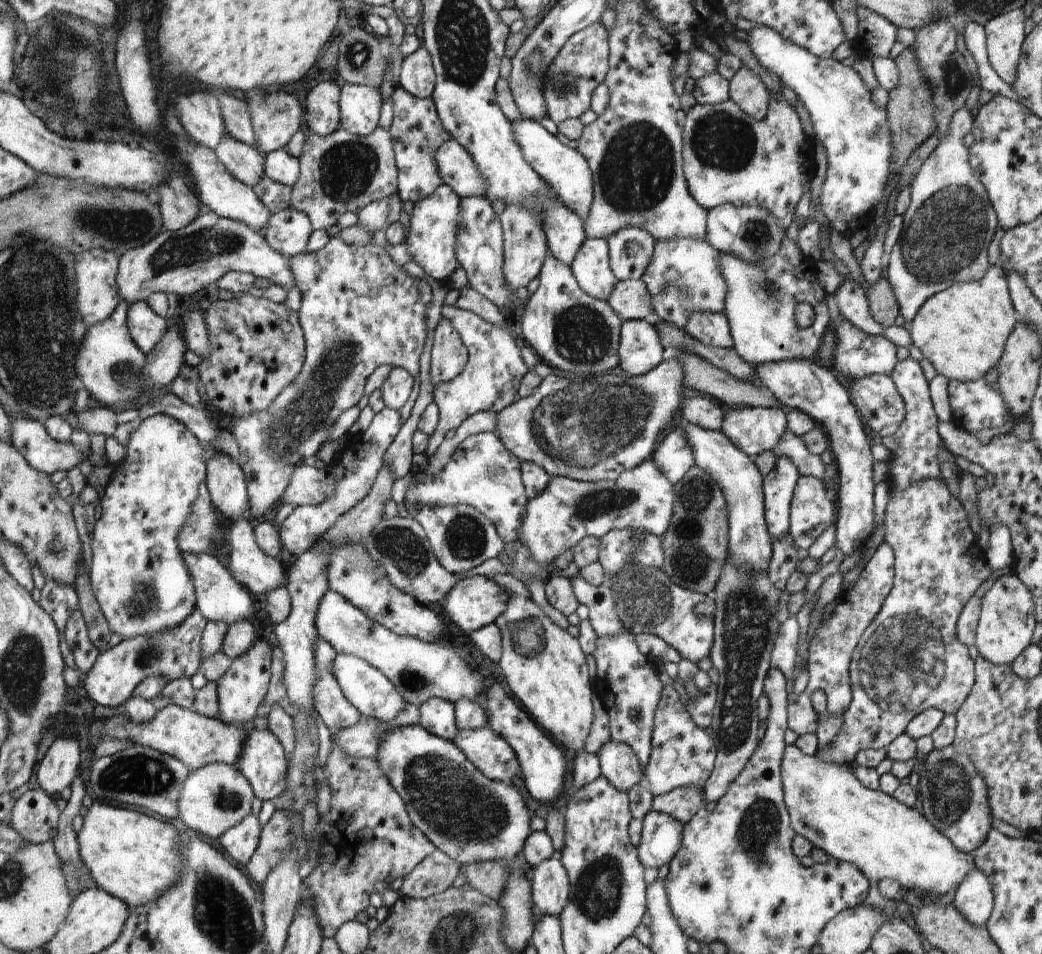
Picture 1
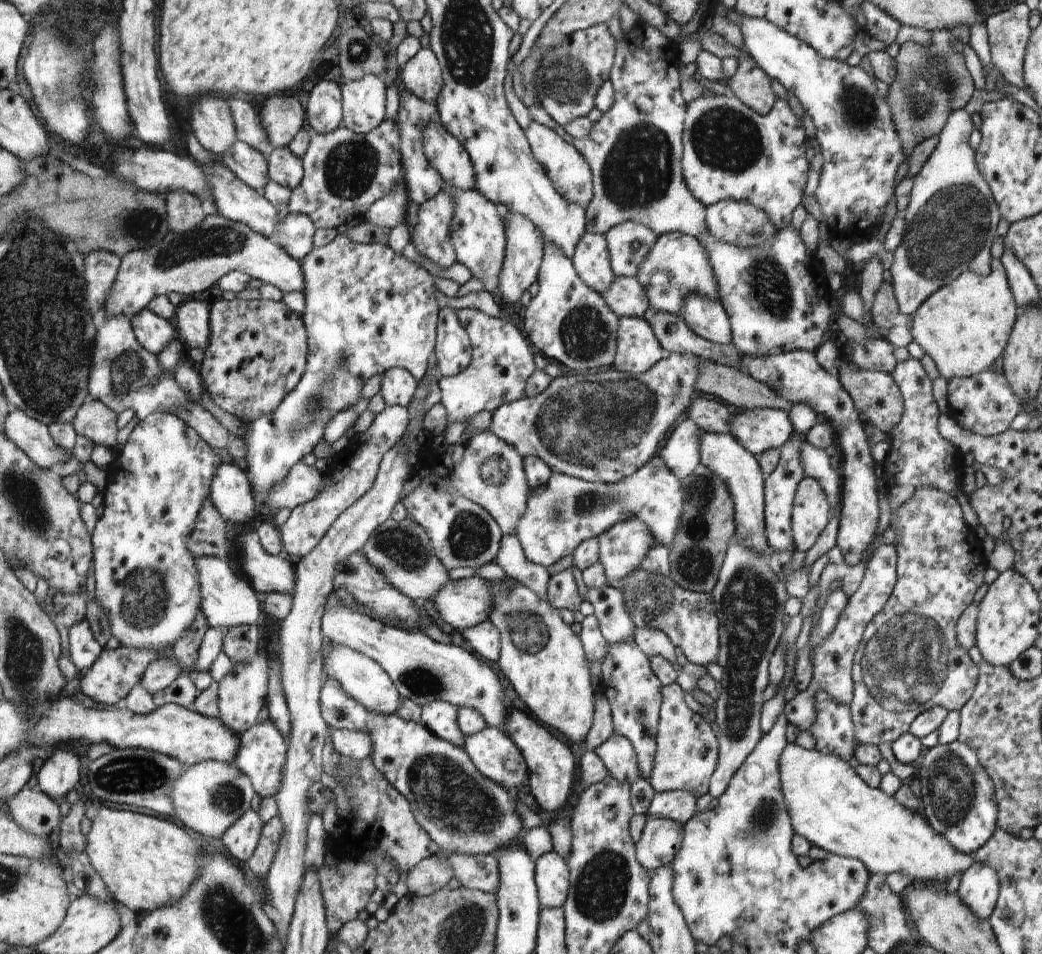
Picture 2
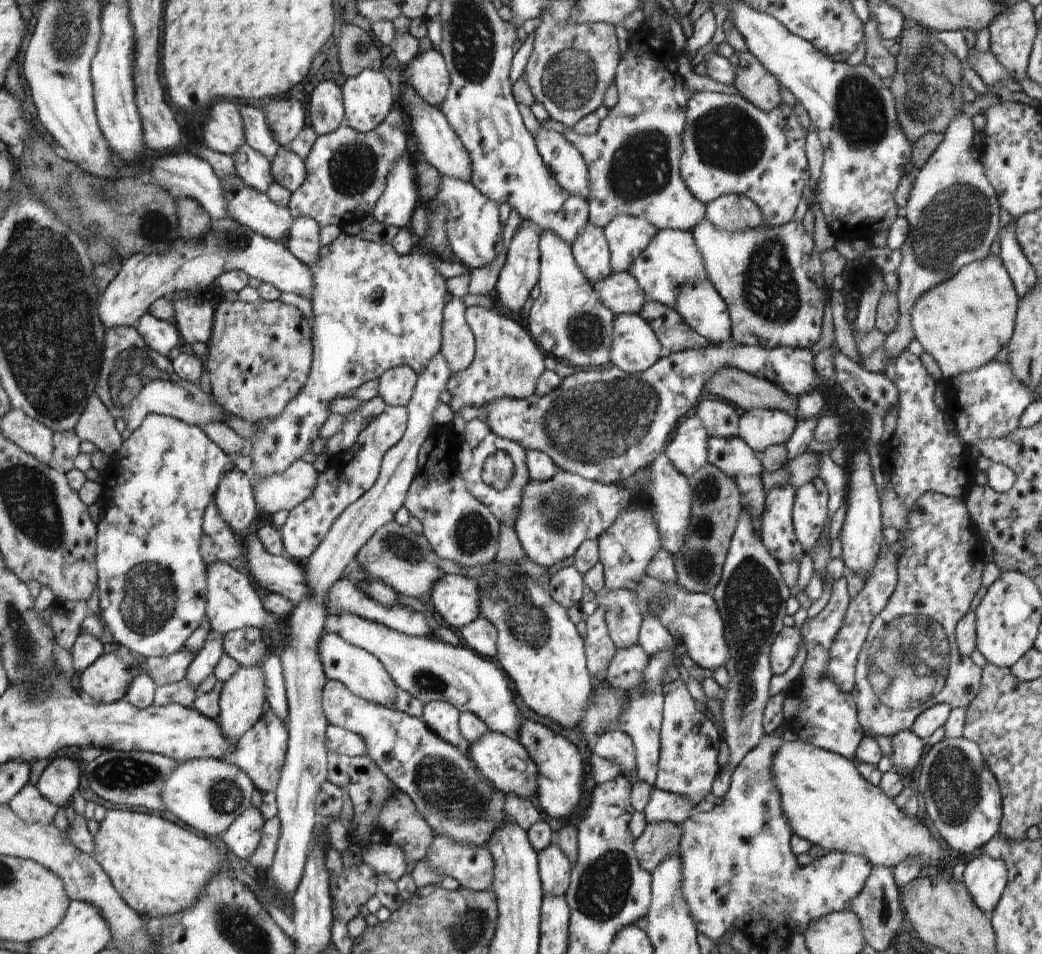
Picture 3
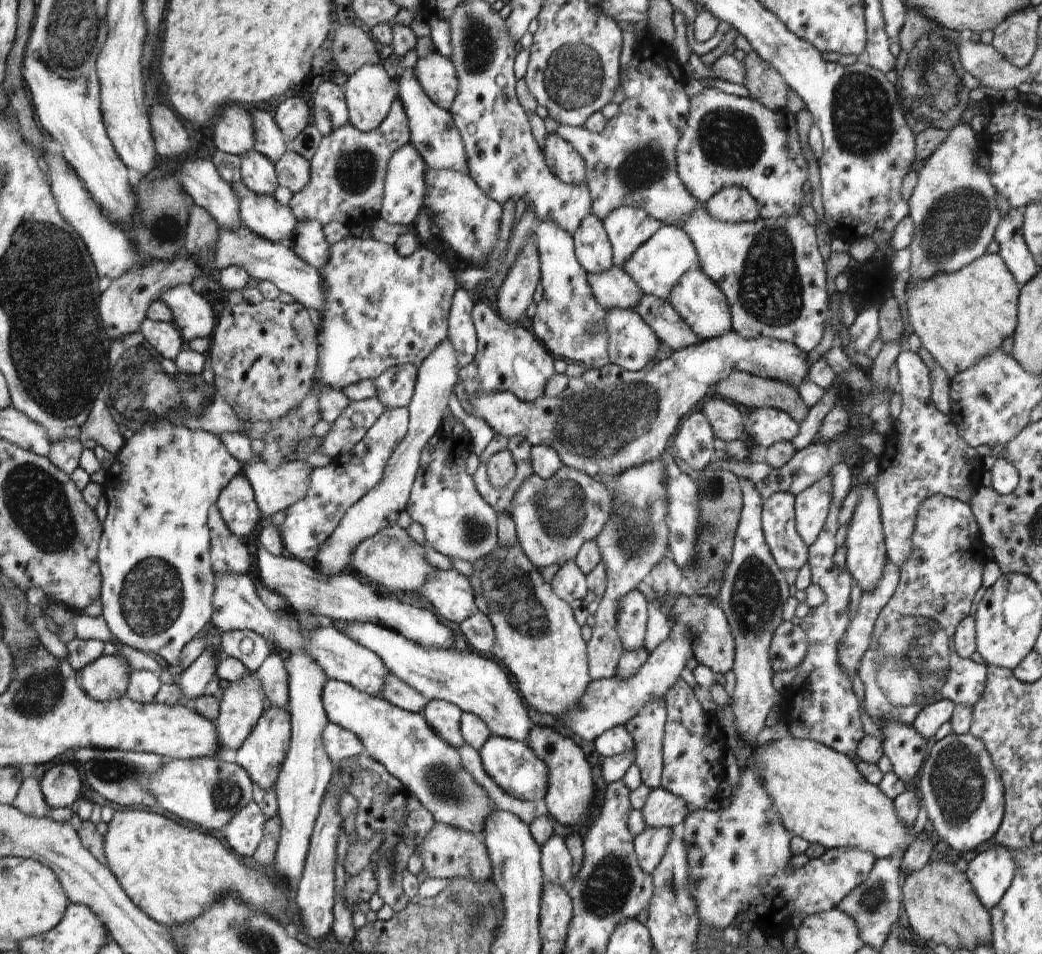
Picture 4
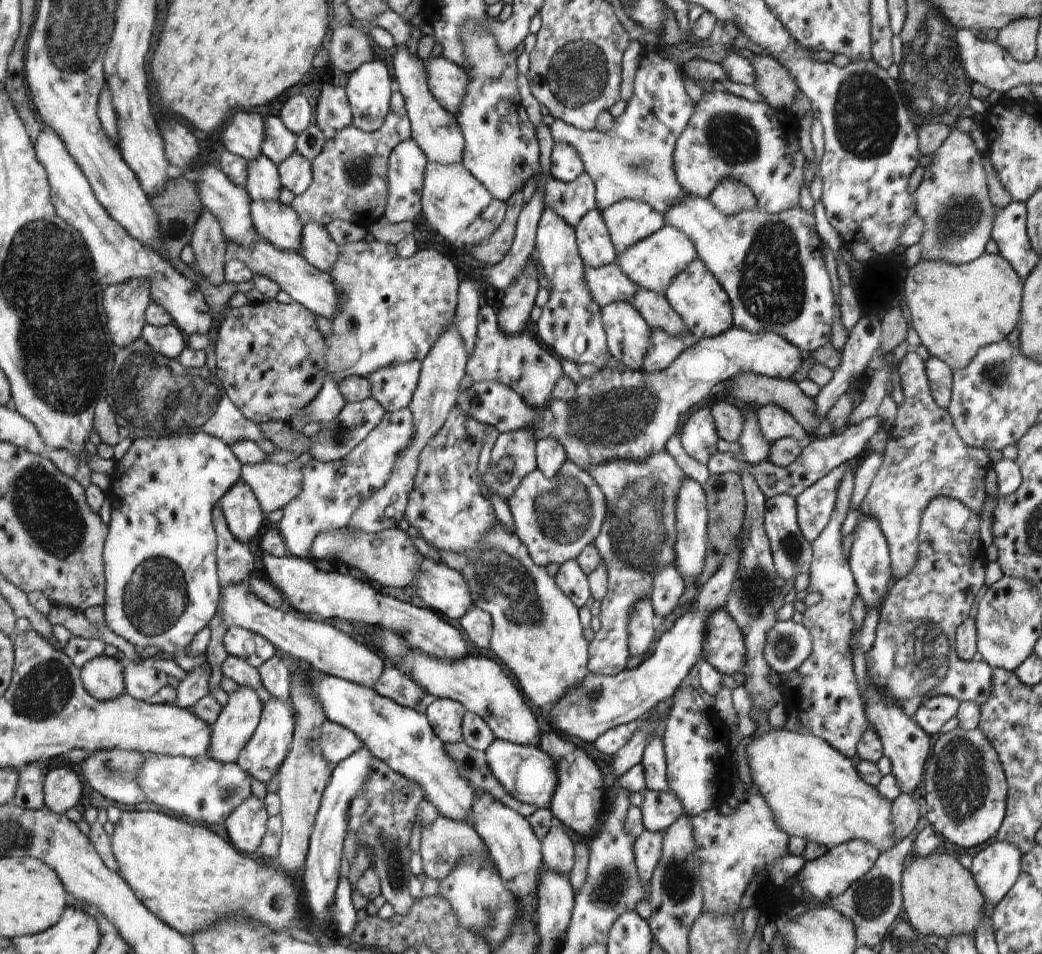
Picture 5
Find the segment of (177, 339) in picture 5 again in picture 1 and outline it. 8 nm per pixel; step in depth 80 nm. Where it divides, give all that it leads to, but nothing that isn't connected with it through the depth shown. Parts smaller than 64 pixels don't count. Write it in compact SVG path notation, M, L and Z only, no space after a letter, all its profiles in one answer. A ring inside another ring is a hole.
M148 301L130 303L128 310L129 333L138 348L148 355L160 344L170 324L150 308Z

